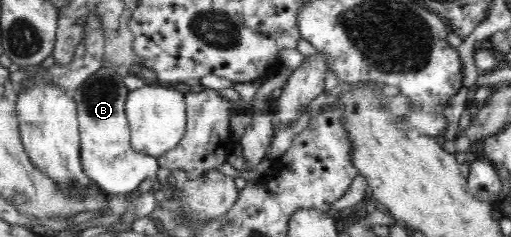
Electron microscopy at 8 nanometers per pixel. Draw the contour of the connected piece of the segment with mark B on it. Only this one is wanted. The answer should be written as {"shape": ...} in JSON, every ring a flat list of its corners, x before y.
{"shape":[[105,65,71,93,76,101,82,171,95,186,111,195,132,193,143,180,154,178,159,170,157,157,137,153,132,148,125,102,129,89,115,68]]}

